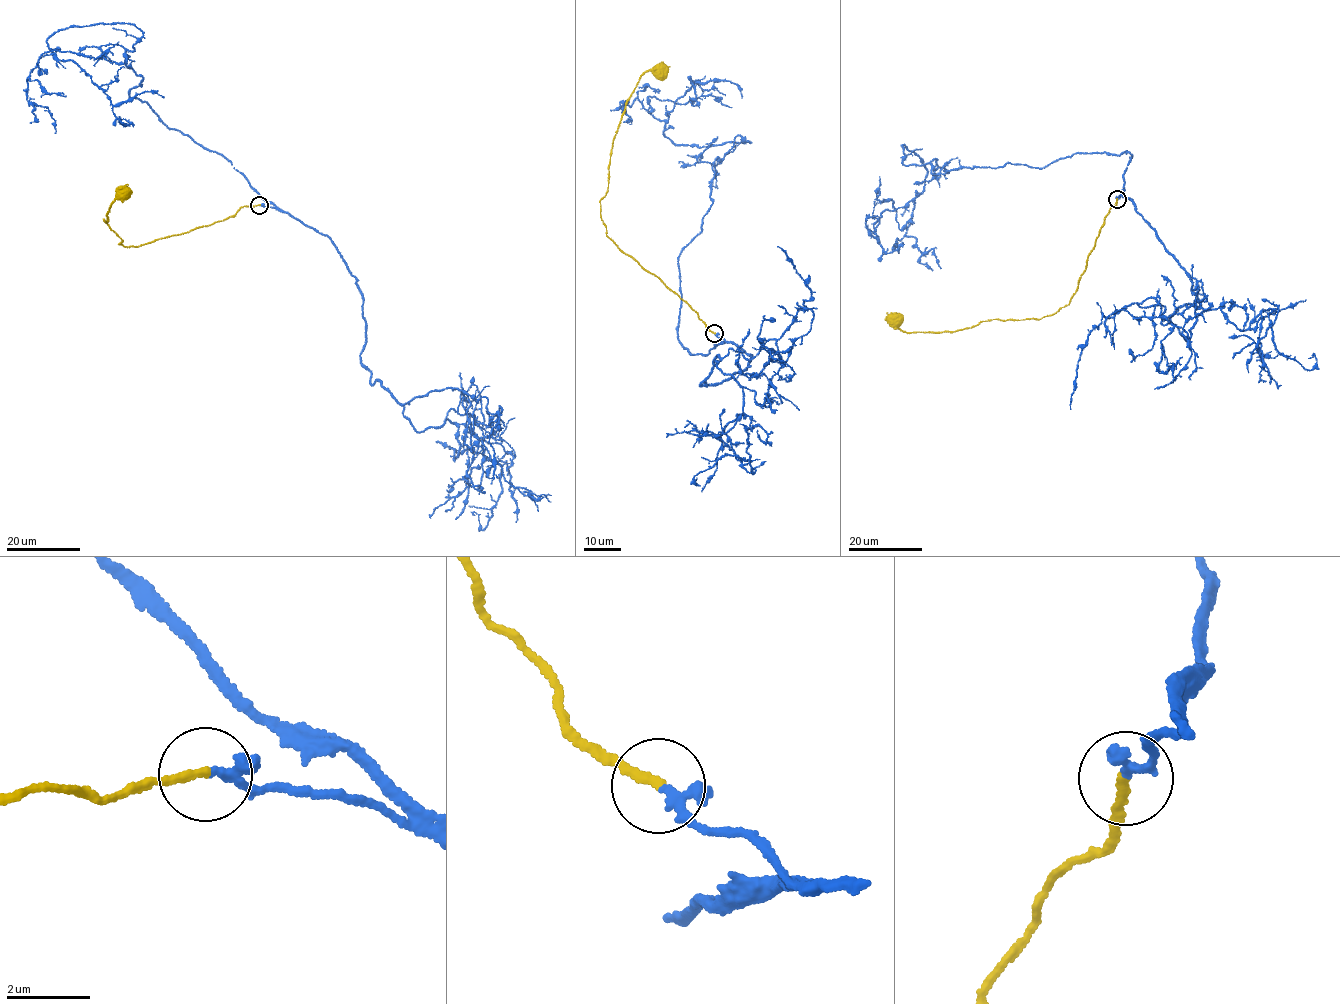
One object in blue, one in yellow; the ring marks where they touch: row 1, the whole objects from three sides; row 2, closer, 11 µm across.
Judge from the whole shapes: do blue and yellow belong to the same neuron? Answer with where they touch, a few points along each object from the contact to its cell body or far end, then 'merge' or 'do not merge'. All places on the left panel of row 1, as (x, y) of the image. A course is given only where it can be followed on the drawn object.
(259, 205) | blue via (259, 205), (275, 206), (129, 96), (141, 31), (99, 23), (46, 40), (114, 105), (164, 96) | yellow via (259, 205), (244, 206), (221, 221), (125, 247), (103, 219), (108, 221), (105, 215), (121, 192) | merge

